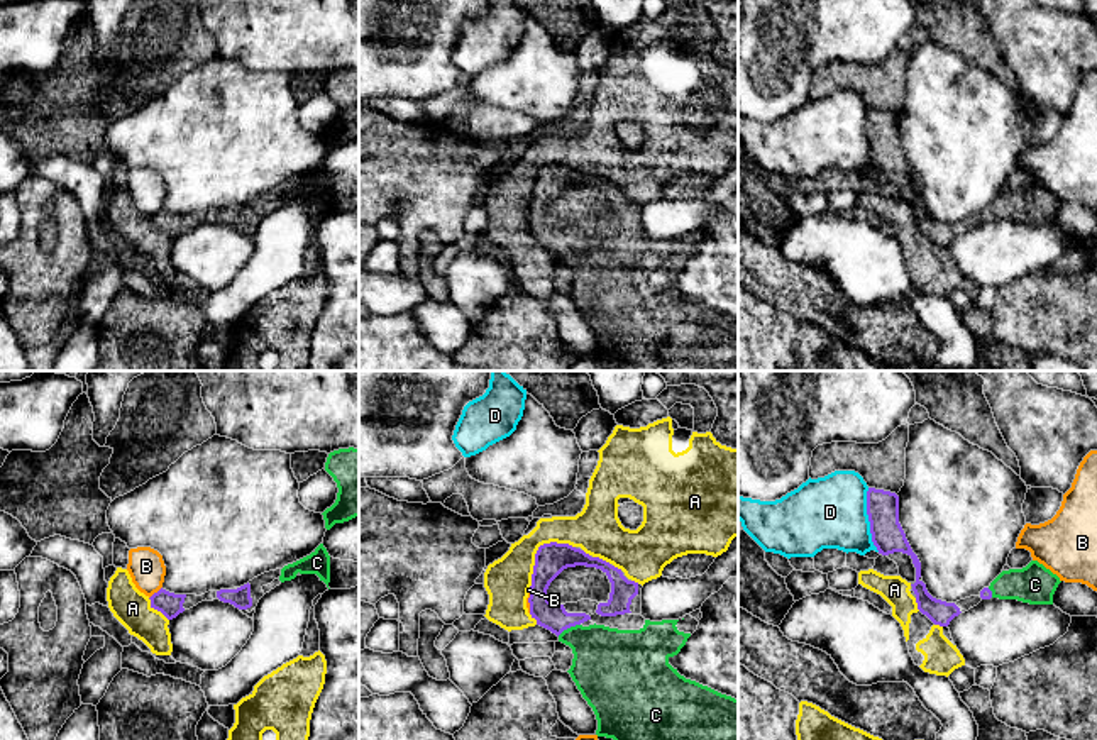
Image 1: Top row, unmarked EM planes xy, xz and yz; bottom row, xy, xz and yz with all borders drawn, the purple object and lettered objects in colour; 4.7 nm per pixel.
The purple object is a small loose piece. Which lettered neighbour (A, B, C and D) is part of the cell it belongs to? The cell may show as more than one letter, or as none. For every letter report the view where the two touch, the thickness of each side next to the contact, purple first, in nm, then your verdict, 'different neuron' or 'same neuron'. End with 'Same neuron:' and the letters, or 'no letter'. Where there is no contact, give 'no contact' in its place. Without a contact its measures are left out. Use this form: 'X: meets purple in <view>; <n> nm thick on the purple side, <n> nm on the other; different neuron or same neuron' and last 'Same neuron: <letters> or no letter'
A: meets purple in xz; 160 nm thick on the purple side, 220 nm on the other; different neuron
B: meets purple in xy; 110 nm thick on the purple side, 170 nm on the other; different neuron
C: meets purple in xz; 130 nm thick on the purple side, 320 nm on the other; same neuron
D: meets purple in yz; 160 nm thick on the purple side, 340 nm on the other; different neuron
Same neuron: C

